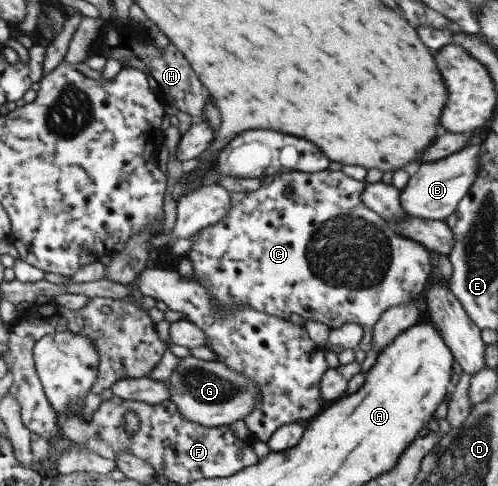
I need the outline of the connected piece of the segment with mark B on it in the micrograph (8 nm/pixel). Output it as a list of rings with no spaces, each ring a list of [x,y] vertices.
[[[479,144],[469,145],[443,158],[418,165],[415,174],[408,176],[405,188],[399,190],[401,207],[406,214],[417,218],[444,221],[455,212],[457,203],[475,181],[479,166]]]

